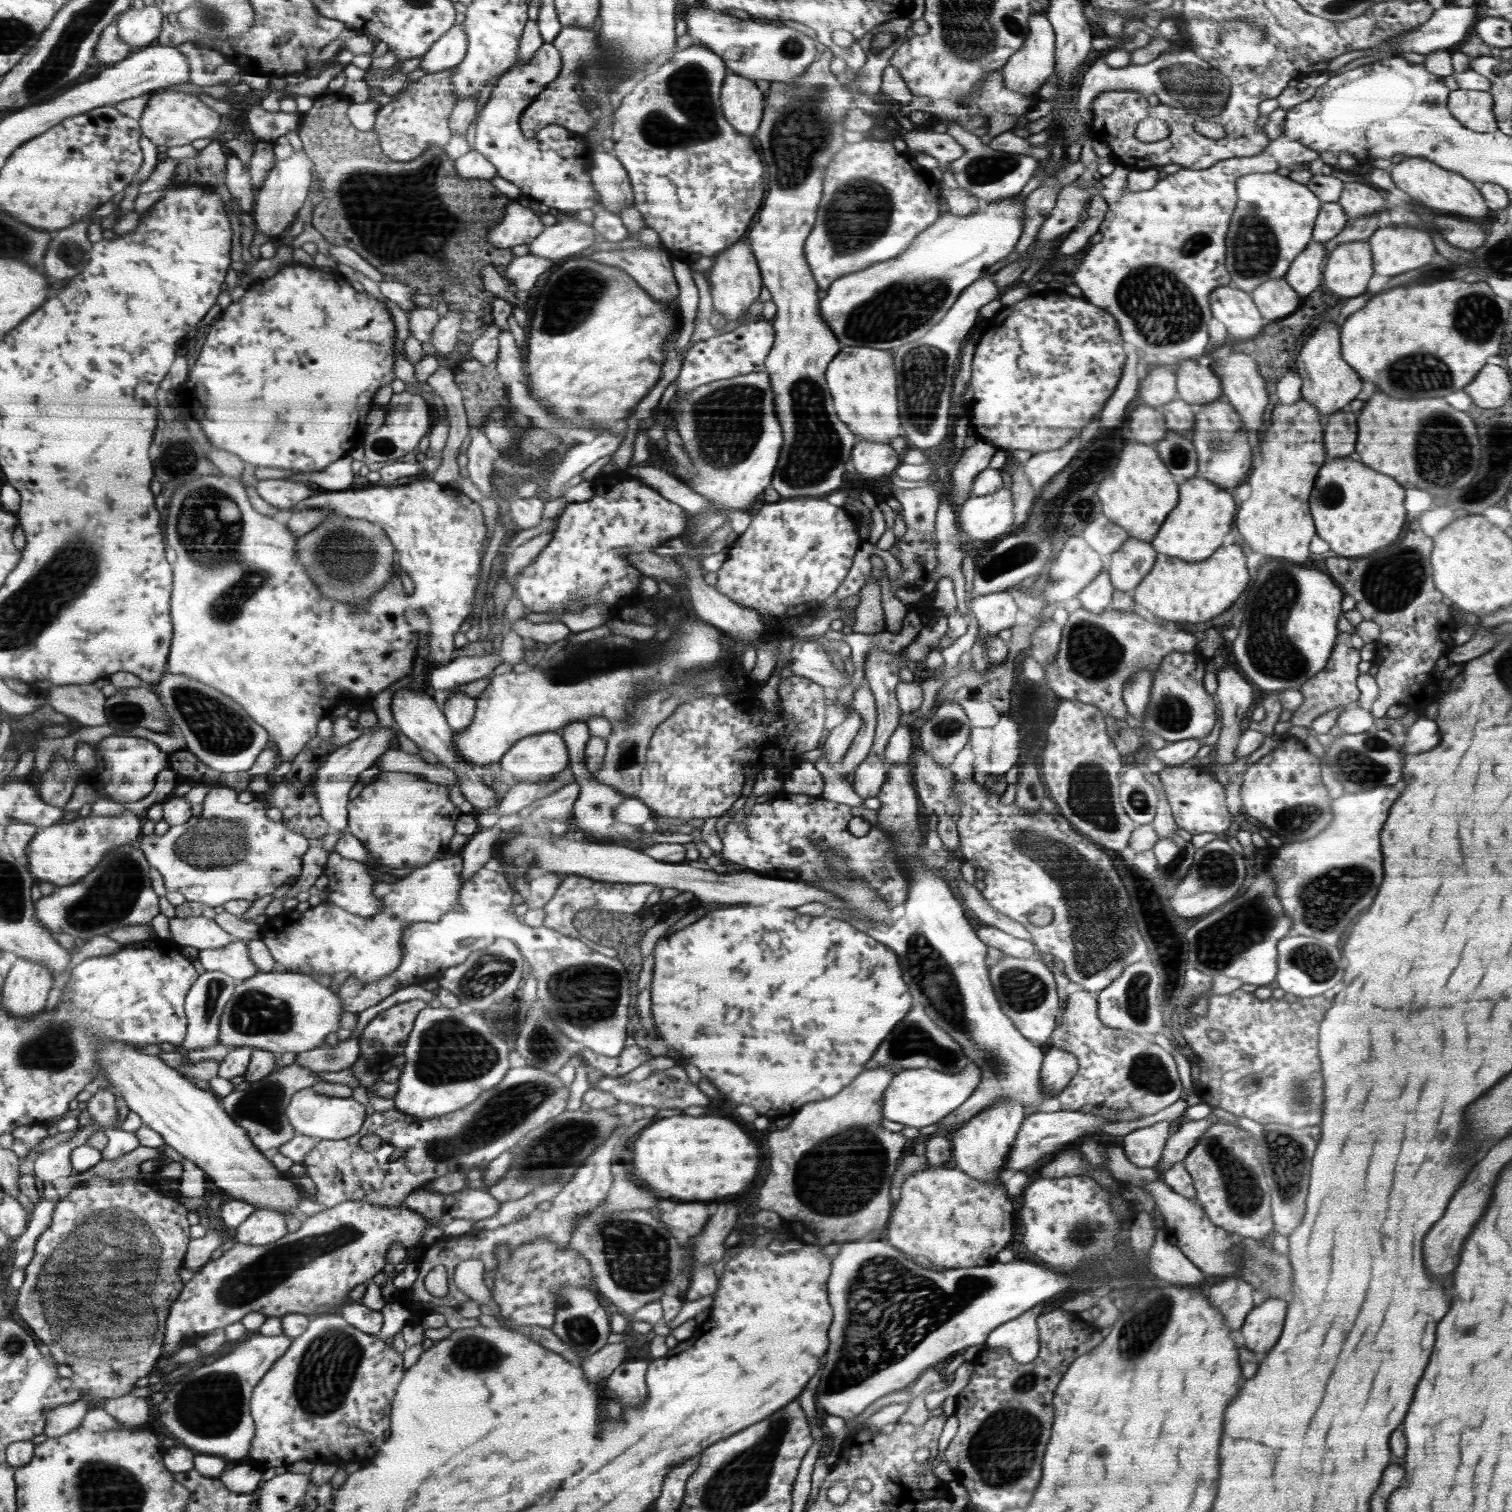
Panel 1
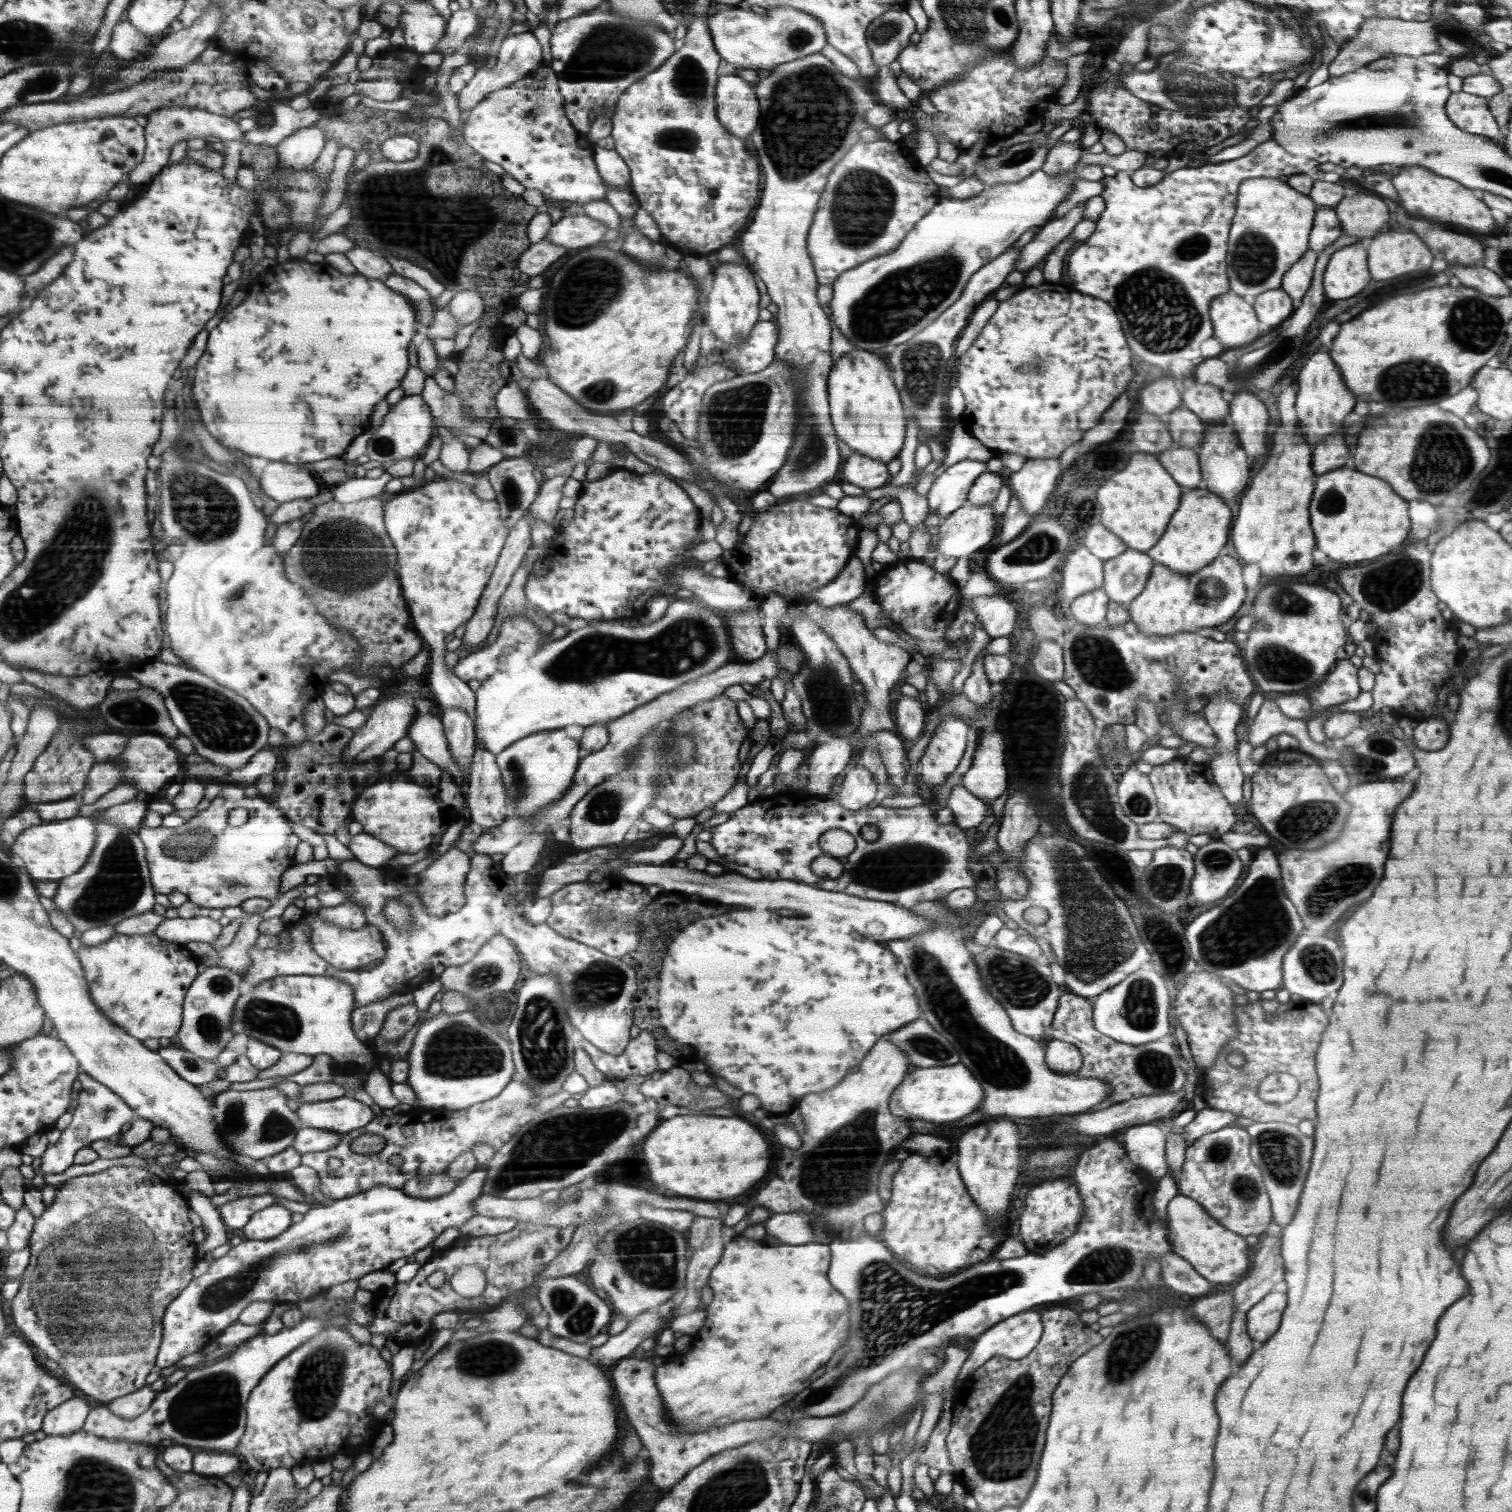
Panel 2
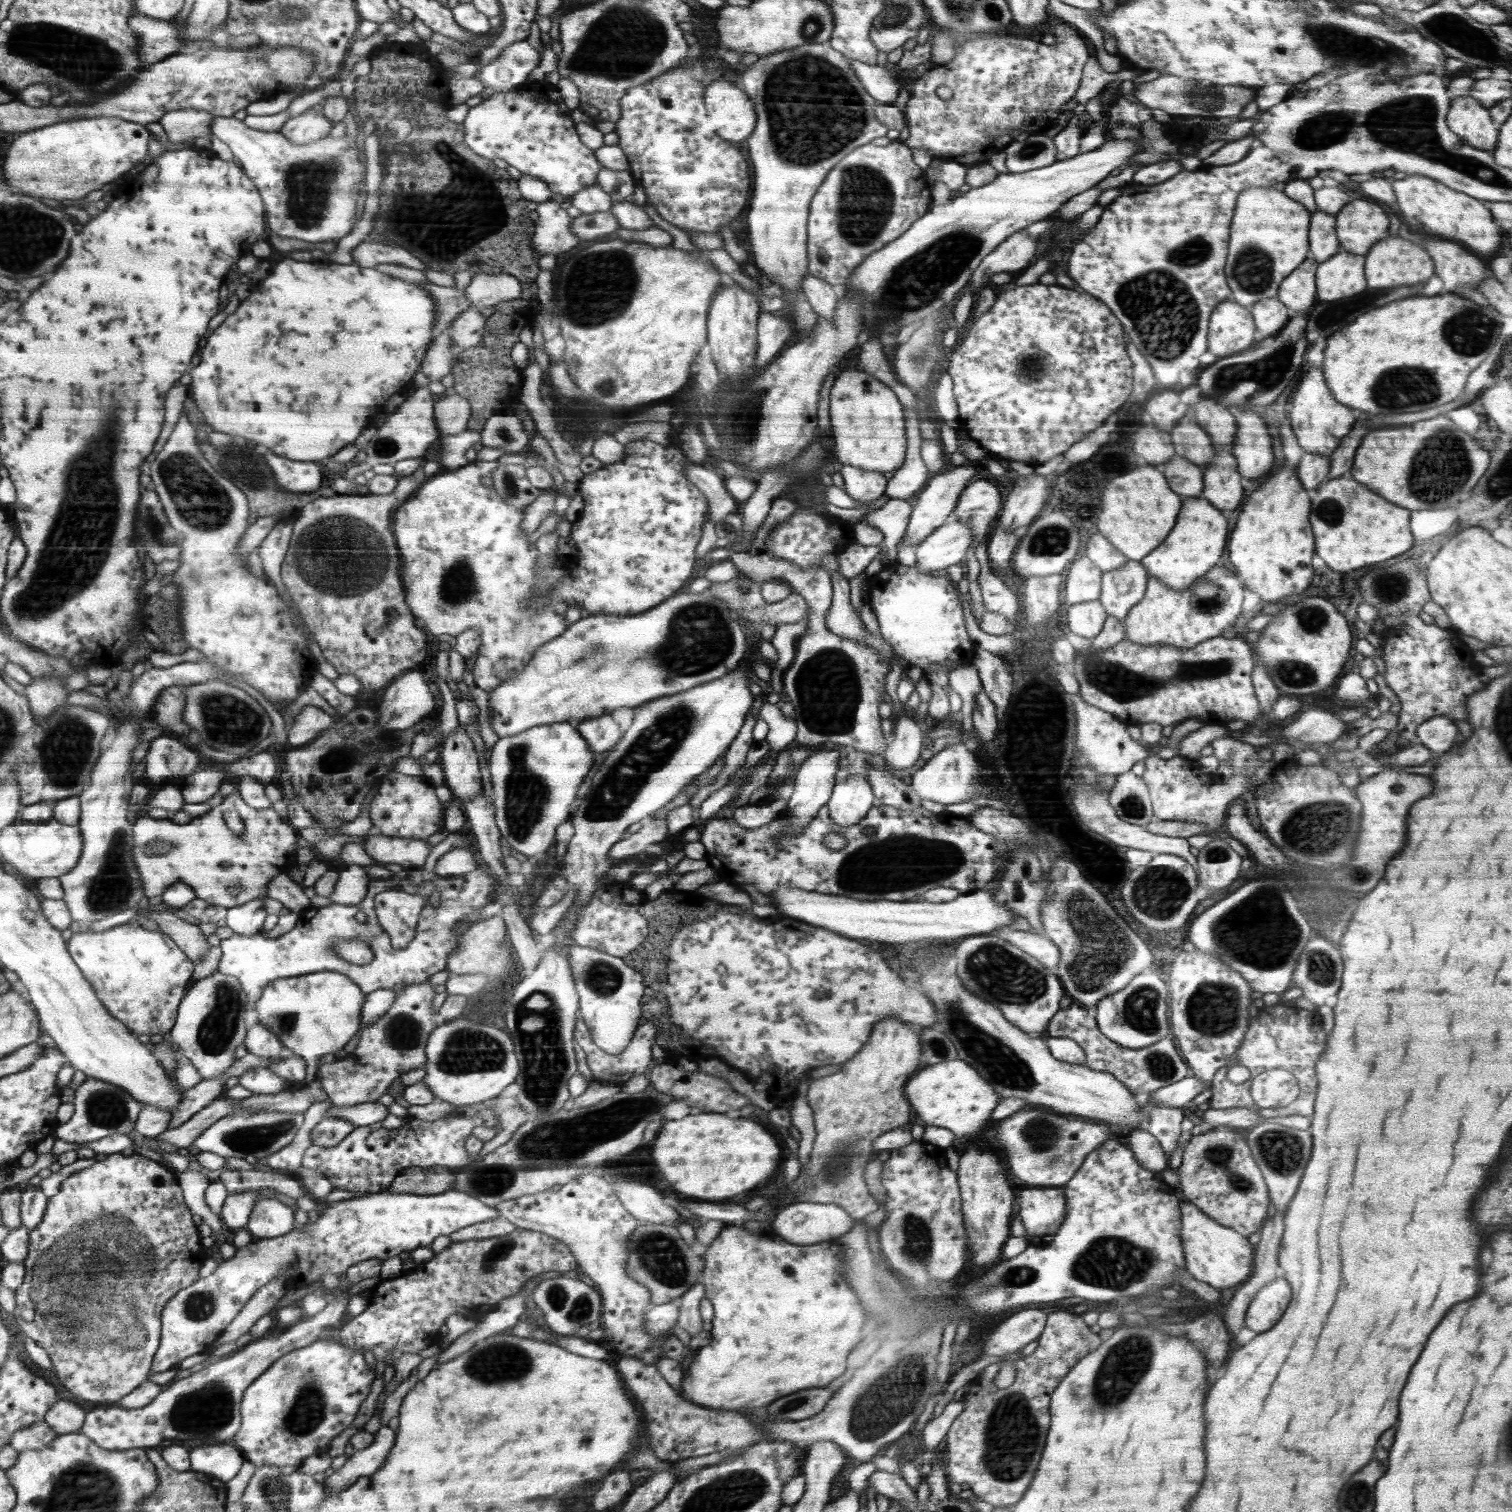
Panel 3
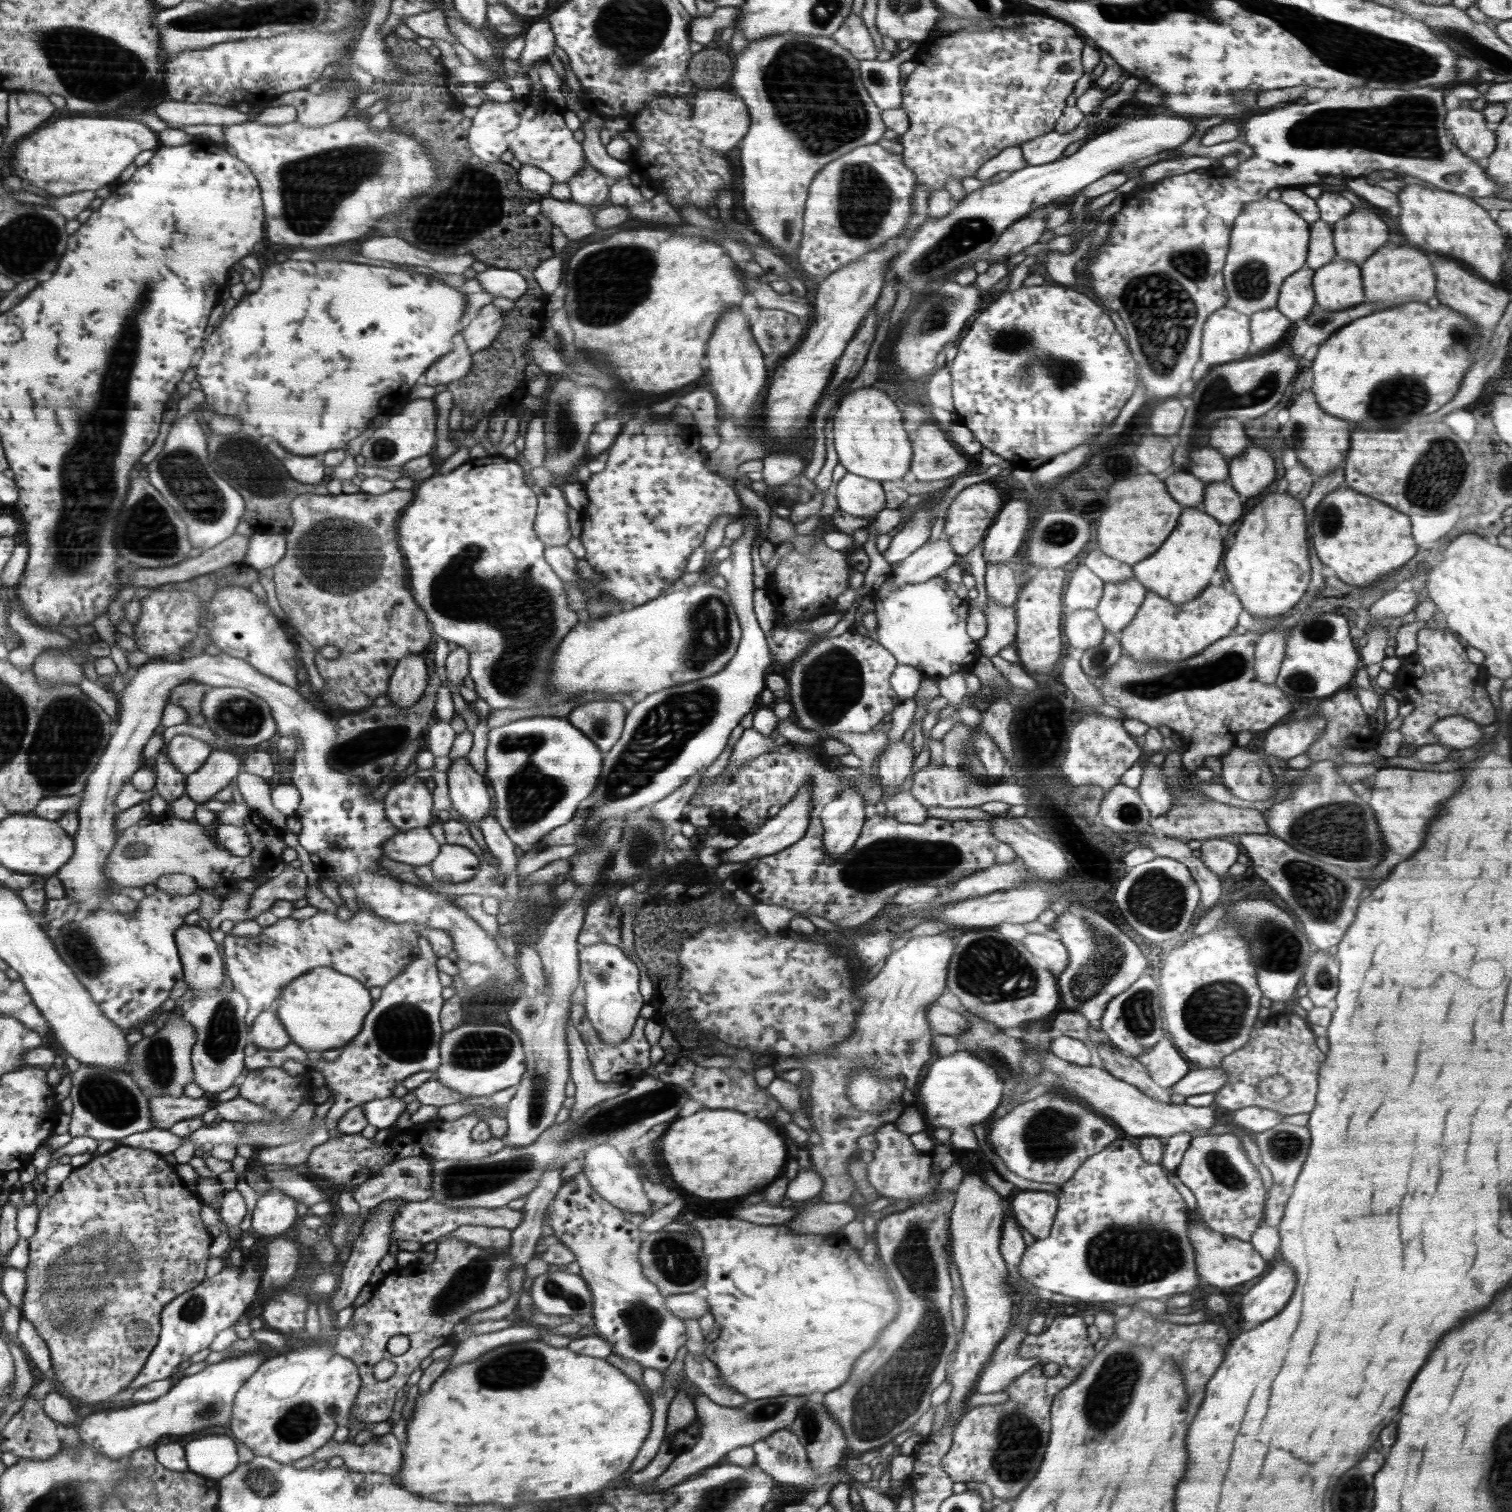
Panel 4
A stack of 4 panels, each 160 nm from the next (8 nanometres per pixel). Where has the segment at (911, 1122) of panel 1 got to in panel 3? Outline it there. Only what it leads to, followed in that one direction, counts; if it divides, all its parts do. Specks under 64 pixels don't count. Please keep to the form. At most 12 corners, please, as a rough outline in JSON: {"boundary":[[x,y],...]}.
{"boundary":[[964,1060],[924,1067],[905,1088],[918,1118],[954,1142],[1000,1096]]}

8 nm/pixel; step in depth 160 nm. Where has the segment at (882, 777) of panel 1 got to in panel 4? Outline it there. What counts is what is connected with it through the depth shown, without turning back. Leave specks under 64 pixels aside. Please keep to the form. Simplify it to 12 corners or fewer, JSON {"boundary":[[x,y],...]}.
{"boundary":[[854,786],[820,816],[826,856],[840,858],[861,833],[864,799]]}

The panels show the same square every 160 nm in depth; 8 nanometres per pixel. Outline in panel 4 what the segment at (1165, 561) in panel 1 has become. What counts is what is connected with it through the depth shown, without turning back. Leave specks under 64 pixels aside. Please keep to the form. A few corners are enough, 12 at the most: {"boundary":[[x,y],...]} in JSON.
{"boundary":[[1227,585],[1174,604],[1147,591],[1121,654],[1173,663],[1234,633]]}

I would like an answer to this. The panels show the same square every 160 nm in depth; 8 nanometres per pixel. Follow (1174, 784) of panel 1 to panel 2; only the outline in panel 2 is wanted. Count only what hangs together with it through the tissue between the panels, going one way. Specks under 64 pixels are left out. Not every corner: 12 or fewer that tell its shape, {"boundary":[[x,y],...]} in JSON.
{"boundary":[[1189,756],[1153,765],[1156,821],[1214,839],[1237,821]]}

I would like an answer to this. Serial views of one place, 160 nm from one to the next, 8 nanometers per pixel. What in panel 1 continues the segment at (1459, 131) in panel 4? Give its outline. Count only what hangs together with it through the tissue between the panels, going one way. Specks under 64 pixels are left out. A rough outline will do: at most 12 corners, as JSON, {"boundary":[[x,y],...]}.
{"boundary":[[1450,91],[1447,107],[1466,128],[1498,131],[1489,91]]}

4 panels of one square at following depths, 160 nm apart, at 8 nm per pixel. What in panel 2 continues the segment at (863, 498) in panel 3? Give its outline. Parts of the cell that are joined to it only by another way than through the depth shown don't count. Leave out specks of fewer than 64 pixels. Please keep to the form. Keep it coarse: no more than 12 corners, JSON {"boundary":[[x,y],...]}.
{"boundary":[[849,453],[845,482],[882,488],[888,468],[880,460]]}

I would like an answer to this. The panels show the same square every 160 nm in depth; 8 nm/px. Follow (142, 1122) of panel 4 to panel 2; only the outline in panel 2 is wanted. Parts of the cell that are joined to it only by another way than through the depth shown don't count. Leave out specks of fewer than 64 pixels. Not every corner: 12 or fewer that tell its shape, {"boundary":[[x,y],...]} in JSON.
{"boundary":[[91,1076],[72,1122],[41,1156],[39,1172],[64,1172],[81,1148],[115,1138],[132,1107]]}

